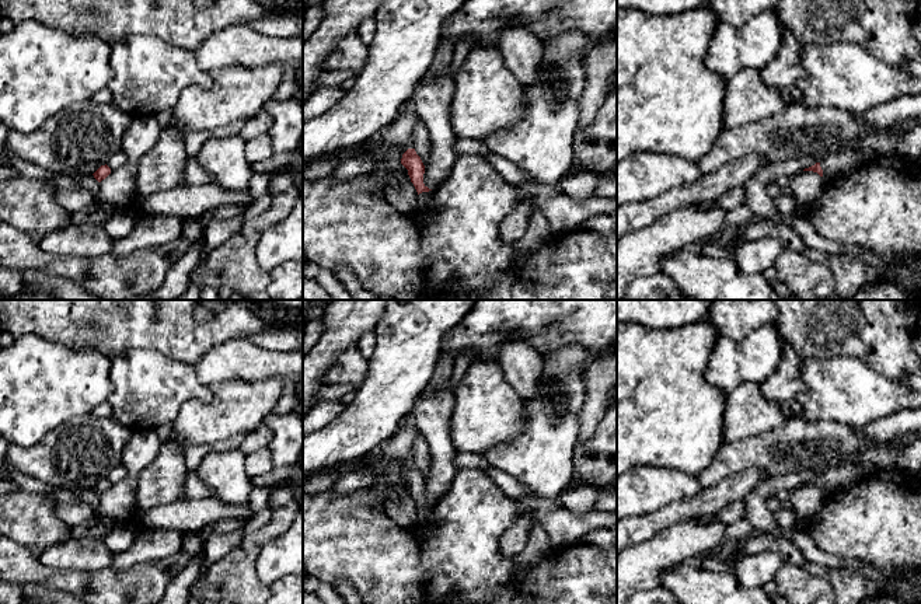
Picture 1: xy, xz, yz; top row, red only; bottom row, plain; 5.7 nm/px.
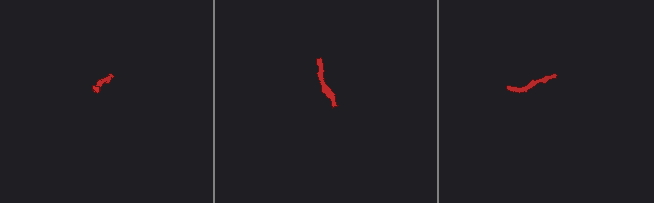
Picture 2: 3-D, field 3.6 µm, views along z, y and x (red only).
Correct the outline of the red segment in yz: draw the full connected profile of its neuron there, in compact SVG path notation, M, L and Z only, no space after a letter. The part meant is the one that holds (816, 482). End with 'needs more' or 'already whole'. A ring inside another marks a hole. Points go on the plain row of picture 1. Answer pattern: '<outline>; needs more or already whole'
M844 465L821 471L819 476L805 482L803 485L813 485L826 493L833 493L857 483L859 479L866 478L868 475L868 469L862 465Z; needs more

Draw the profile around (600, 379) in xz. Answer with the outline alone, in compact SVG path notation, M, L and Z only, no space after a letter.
M617 348L594 357L583 376L585 404L576 418L580 423L575 448L589 441L604 418L617 387Z

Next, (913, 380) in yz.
M921 363L915 373L908 373L906 376L901 376L899 378L899 383L911 390L921 392Z

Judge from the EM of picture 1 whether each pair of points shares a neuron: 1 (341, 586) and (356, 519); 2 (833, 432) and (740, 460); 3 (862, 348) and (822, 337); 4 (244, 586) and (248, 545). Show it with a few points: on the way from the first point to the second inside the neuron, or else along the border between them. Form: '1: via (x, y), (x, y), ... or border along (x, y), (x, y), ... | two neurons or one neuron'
1: border along (334, 582), (346, 579), (356, 589) | two neurons
2: via (810, 436), (777, 439), (763, 450) | one neuron
3: via (853, 338), (831, 337) | one neuron
4: via (244, 576), (244, 555) | one neuron

